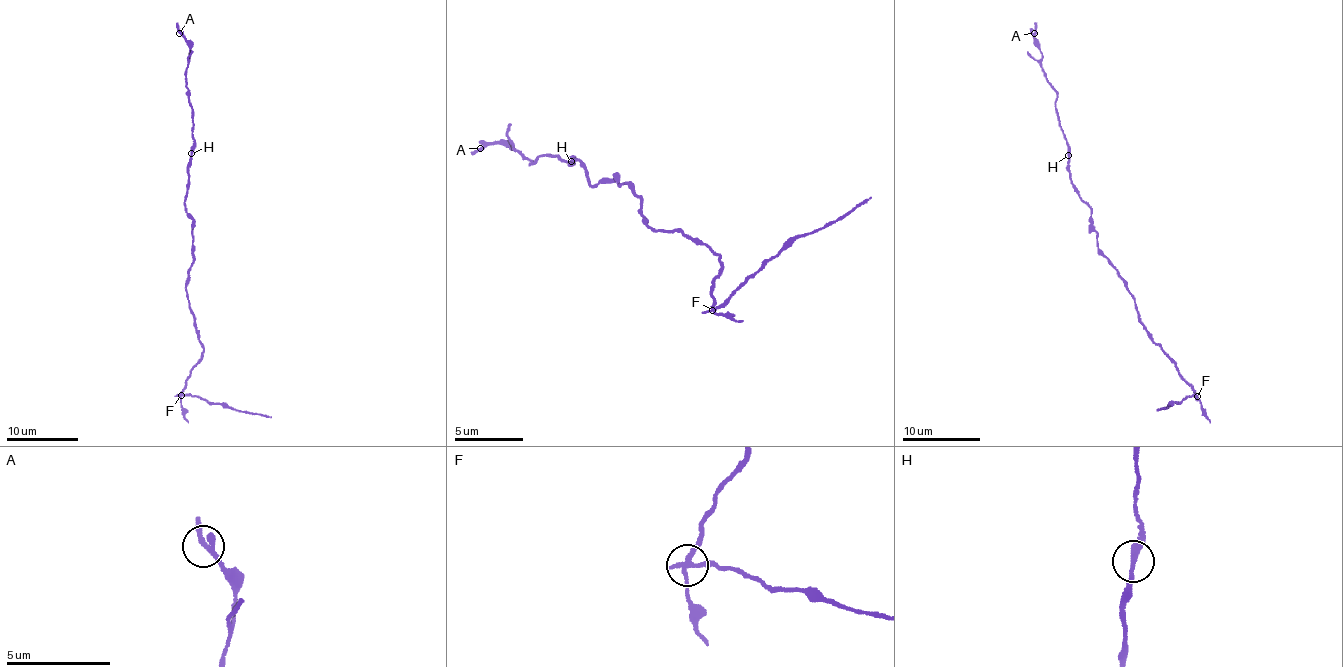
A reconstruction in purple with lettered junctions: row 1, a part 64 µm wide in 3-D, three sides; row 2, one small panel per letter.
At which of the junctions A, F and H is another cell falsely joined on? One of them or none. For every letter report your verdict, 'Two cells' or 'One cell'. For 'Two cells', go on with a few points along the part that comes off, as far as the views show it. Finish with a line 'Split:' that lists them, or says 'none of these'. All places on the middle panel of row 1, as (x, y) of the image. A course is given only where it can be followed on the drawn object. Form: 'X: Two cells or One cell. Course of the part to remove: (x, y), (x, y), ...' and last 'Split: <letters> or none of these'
A: One cell
F: Two cells. Course of the part to remove: (713, 311), (799, 237), (851, 214), (870, 196)
H: One cell
Split: F

